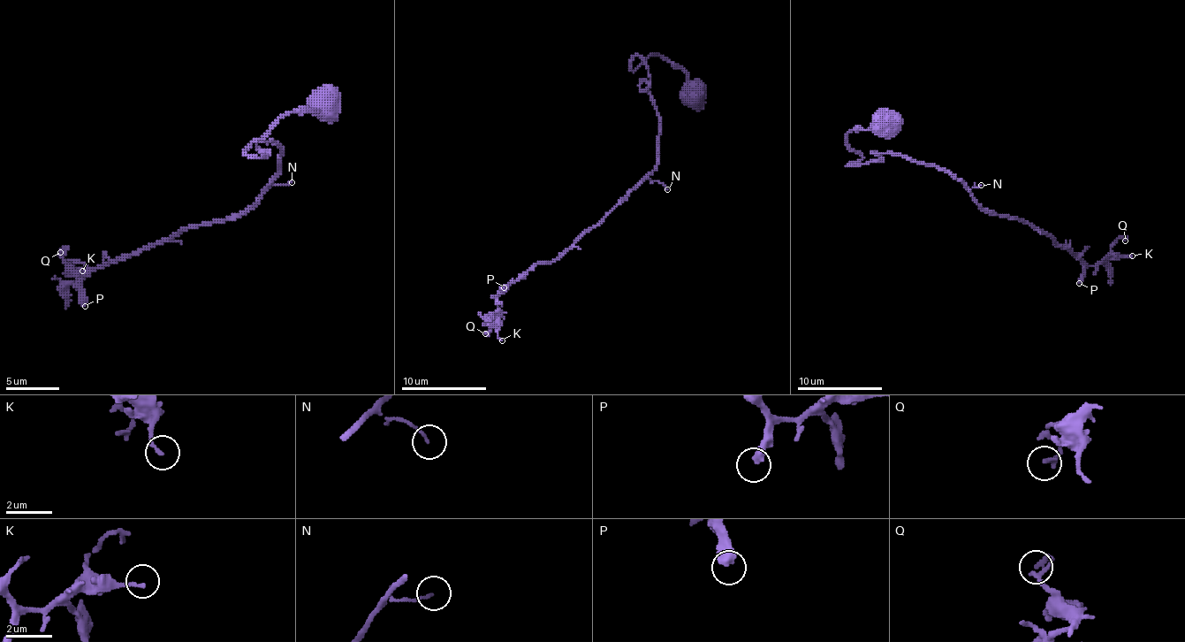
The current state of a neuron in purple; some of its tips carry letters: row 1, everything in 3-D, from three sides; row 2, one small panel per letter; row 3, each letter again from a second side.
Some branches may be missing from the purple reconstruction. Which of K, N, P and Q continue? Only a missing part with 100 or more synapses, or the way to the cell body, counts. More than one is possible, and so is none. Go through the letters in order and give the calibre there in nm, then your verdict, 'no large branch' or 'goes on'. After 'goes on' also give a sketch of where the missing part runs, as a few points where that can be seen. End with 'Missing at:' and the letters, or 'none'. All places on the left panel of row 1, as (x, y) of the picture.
K: calibre 160 nm; no large branch
N: calibre 100 nm; no large branch
P: calibre 400 nm; goes on
Q: calibre 220 nm; no large branch
Missing at: P

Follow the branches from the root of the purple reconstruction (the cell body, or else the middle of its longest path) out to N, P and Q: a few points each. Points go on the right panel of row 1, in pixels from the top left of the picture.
N: (884, 124), (847, 134), (862, 157), (847, 164), (896, 153), (949, 170), (970, 189), (981, 185)
P: (884, 124), (847, 134), (862, 157), (847, 164), (896, 153), (949, 170), (983, 209), (1066, 247), (1079, 283)
Q: (884, 124), (847, 134), (862, 157), (847, 164), (934, 164), (1090, 266), (1125, 240)

